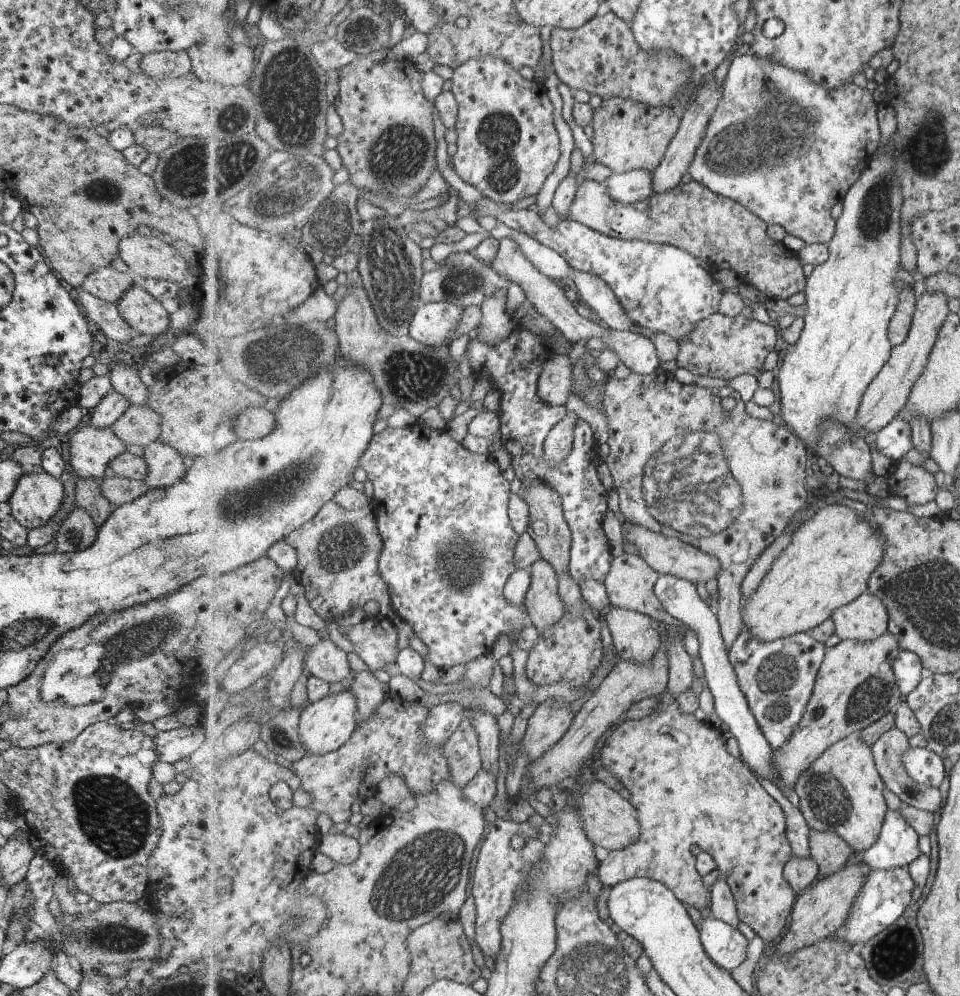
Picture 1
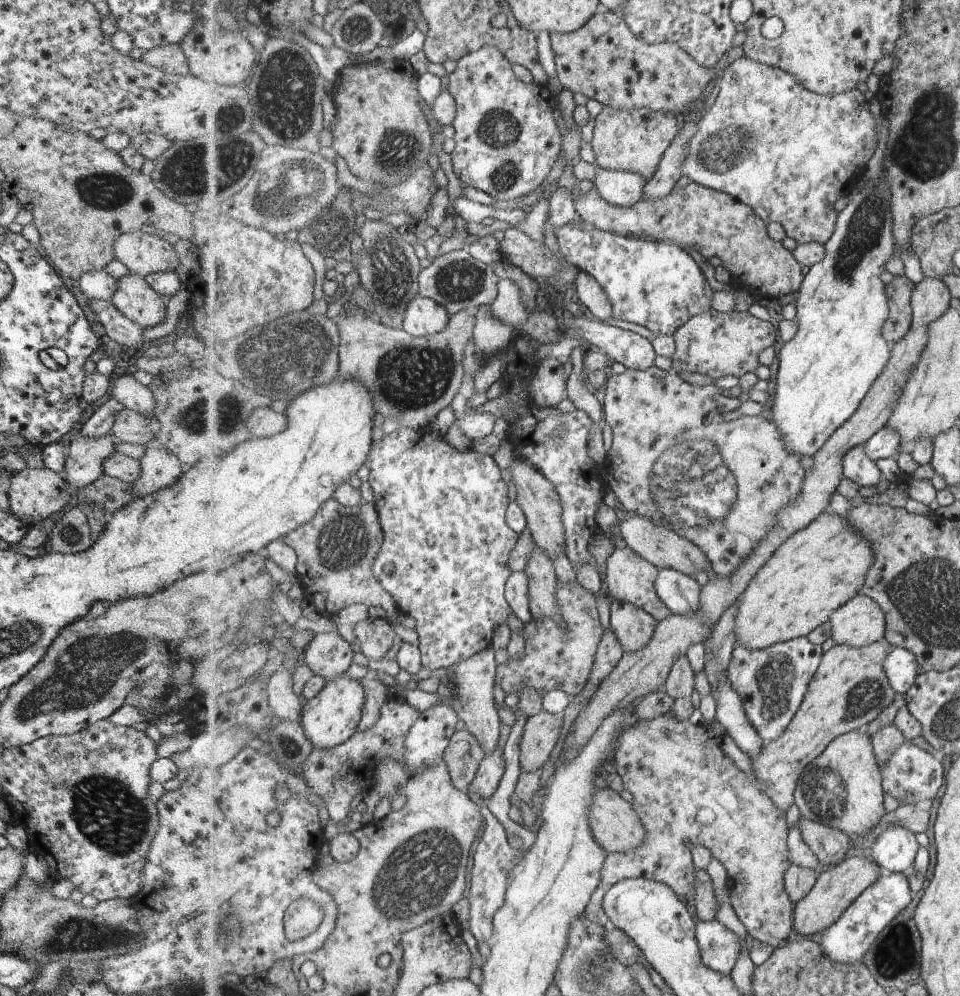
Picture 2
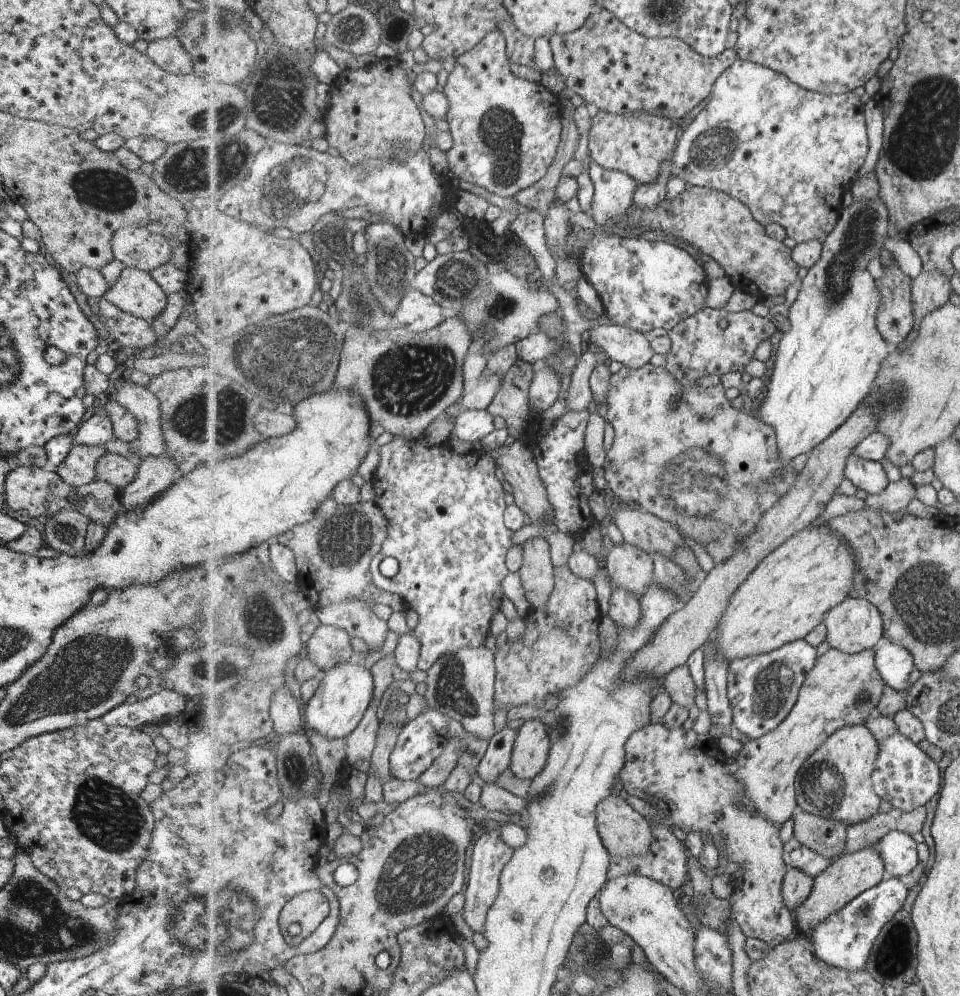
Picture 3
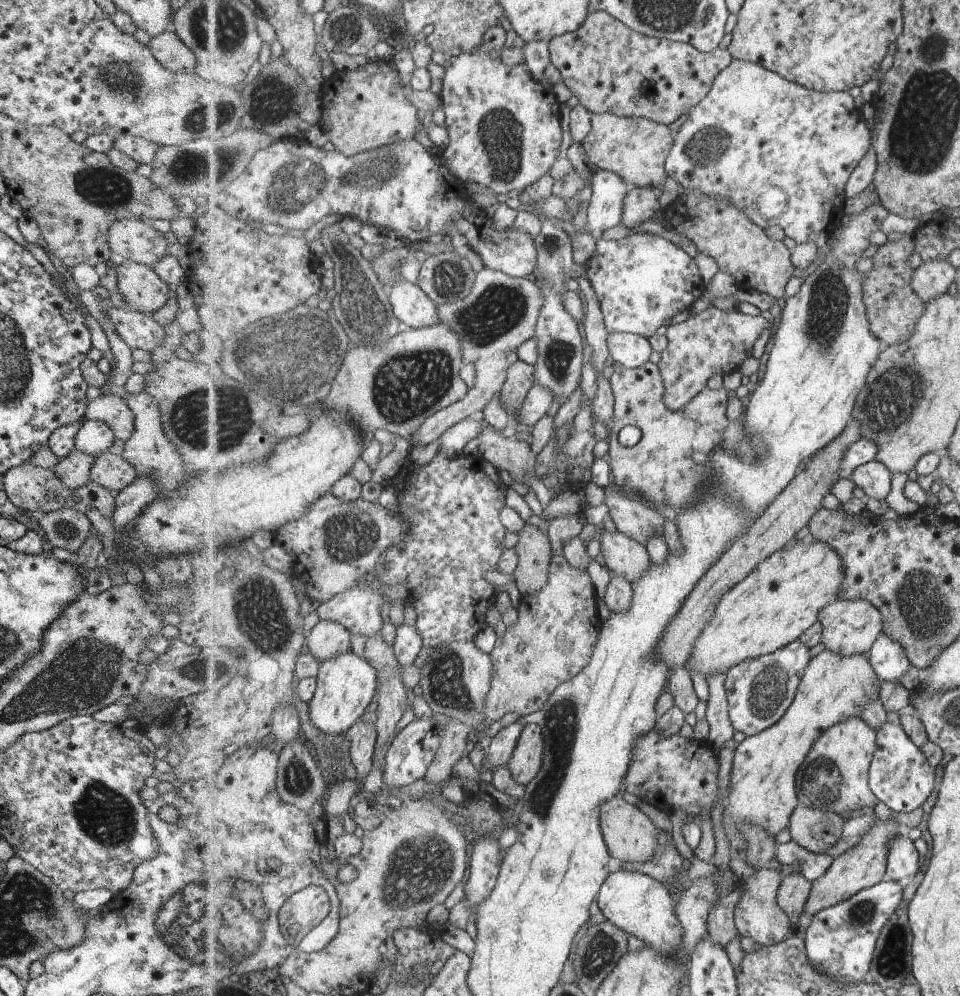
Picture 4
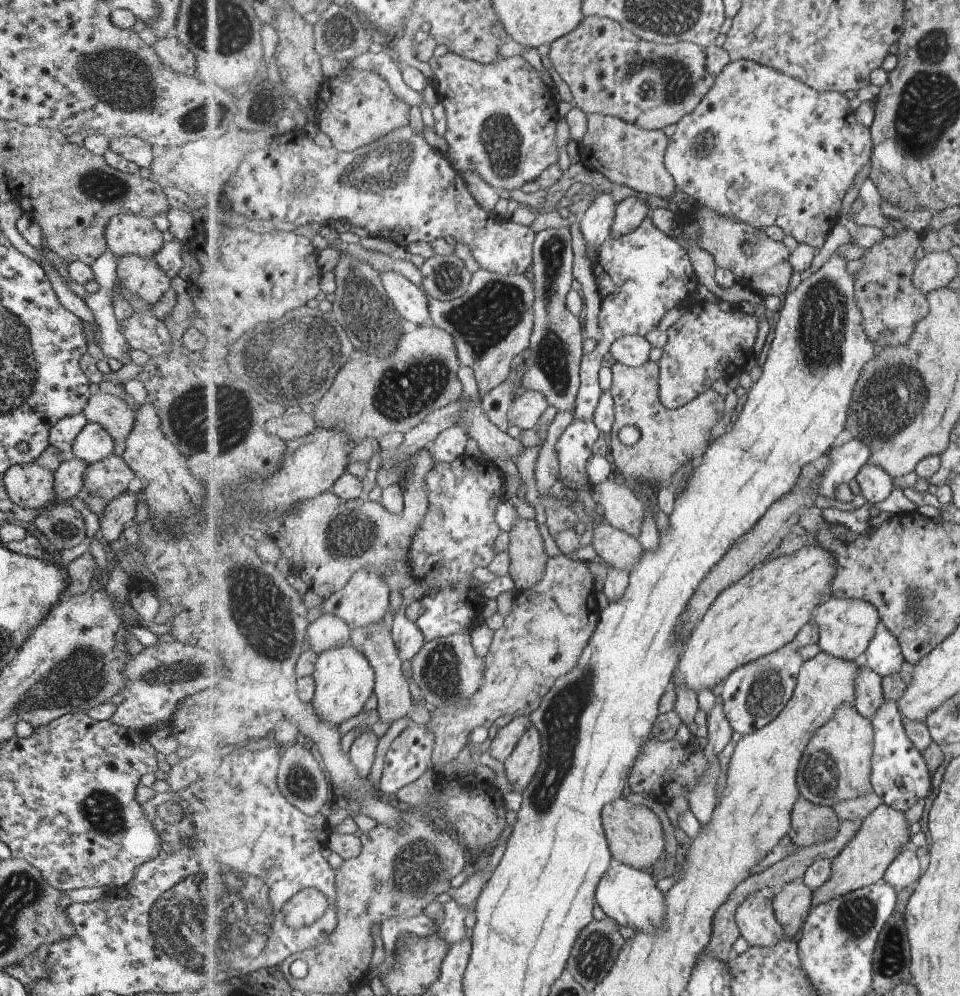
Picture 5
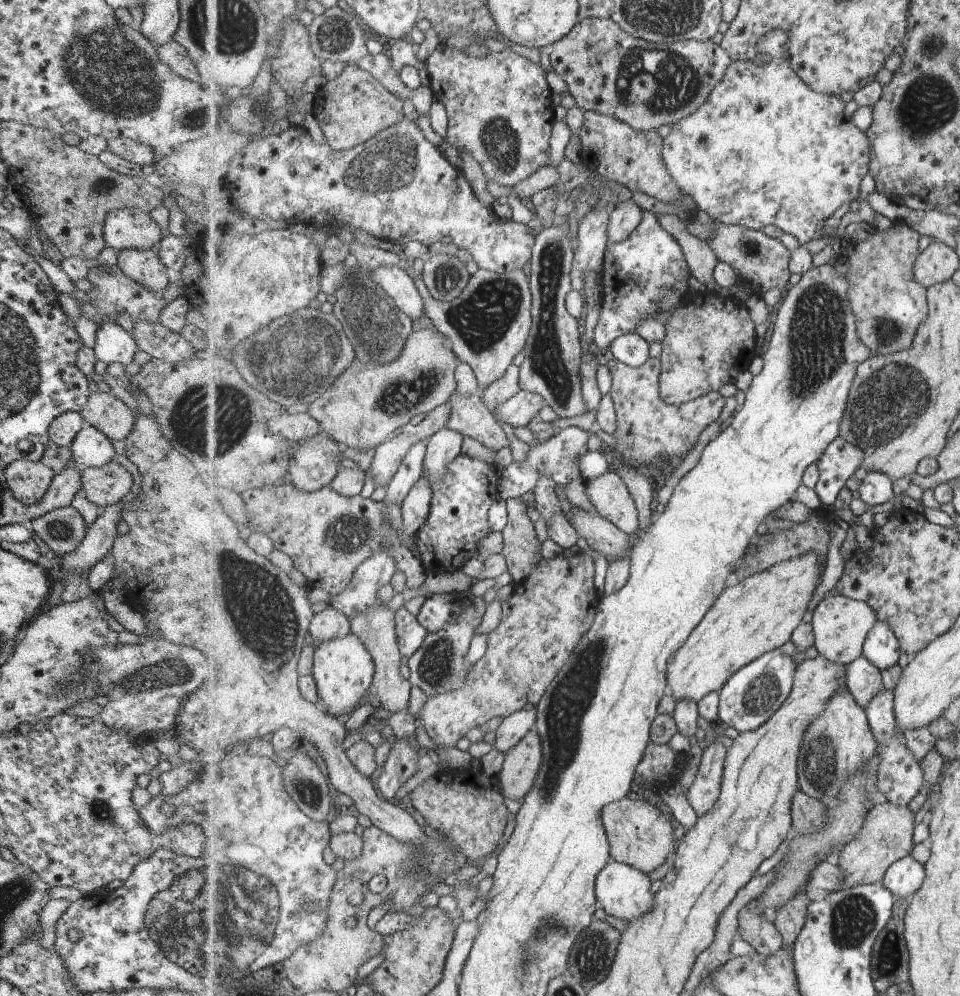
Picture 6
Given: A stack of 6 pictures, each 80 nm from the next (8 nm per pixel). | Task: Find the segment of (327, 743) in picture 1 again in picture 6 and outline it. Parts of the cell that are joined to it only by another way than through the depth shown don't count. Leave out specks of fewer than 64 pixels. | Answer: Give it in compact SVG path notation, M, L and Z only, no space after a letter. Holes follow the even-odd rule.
M353 634L317 645L313 668L318 686L318 705L333 717L351 714L359 708L371 684L374 684L376 673L372 654L363 641Z

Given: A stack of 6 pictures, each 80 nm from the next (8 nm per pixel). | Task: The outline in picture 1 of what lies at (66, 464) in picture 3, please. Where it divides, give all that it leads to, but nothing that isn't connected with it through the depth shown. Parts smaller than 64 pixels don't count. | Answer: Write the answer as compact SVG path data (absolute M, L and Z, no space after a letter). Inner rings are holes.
M83 426L69 438L69 464L75 478L101 479L108 462L125 451L124 442L110 427Z

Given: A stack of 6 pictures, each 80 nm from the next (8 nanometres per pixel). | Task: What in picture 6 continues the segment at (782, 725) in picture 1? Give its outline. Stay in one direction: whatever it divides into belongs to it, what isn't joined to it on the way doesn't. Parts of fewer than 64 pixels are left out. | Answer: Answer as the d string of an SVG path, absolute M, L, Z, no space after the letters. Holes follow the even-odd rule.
M779 649L772 650L760 659L738 670L719 690L721 722L739 733L757 730L765 724L786 702L794 687L795 673L799 662Z

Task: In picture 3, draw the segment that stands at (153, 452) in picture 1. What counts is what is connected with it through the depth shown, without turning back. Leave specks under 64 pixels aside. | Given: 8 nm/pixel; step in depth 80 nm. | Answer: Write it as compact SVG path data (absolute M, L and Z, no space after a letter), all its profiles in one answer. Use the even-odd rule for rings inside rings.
M147 455L139 460L134 479L119 492L122 511L146 503L176 480L180 469L174 459L165 455Z

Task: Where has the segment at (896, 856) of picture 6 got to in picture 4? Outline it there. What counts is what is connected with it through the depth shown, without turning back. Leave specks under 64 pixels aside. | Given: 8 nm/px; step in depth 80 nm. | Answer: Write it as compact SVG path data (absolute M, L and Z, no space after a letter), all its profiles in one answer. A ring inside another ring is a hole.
M880 800L873 806L874 826L869 834L851 850L837 857L829 870L819 880L814 882L810 897L804 908L806 913L812 918L822 910L837 906L850 898L853 898L858 892L871 888L881 881L886 880L886 868L890 854L890 842L899 835L901 826L894 820L894 811L888 804Z

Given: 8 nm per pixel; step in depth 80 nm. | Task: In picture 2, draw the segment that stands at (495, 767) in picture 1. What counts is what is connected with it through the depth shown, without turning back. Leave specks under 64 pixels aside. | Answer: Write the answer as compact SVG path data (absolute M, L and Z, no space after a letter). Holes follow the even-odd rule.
M489 647L470 659L440 670L436 674L439 678L437 693L442 698L439 703L455 708L459 713L460 720L465 722L465 728L478 738L487 757L496 751L499 738L501 738L501 720L499 720L499 712L495 706L495 694L493 694L493 688L497 683L497 671L495 650Z

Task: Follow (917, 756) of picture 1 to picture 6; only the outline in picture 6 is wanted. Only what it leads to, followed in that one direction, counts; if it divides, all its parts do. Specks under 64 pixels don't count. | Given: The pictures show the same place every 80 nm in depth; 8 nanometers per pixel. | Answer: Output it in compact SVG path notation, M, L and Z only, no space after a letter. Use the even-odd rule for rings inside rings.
M883 690L869 703L866 708L871 728L878 741L881 753L881 771L878 772L878 790L884 794L889 802L896 805L907 805L921 792L925 792L925 773L920 760L908 747L906 735L900 731L894 709L894 692Z

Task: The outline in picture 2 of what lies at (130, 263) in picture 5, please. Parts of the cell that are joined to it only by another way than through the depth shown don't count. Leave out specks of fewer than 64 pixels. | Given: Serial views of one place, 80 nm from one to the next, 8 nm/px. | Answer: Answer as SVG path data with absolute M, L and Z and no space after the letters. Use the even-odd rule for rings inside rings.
M123 275L117 280L111 304L145 332L163 322L166 307L159 295L136 275Z

